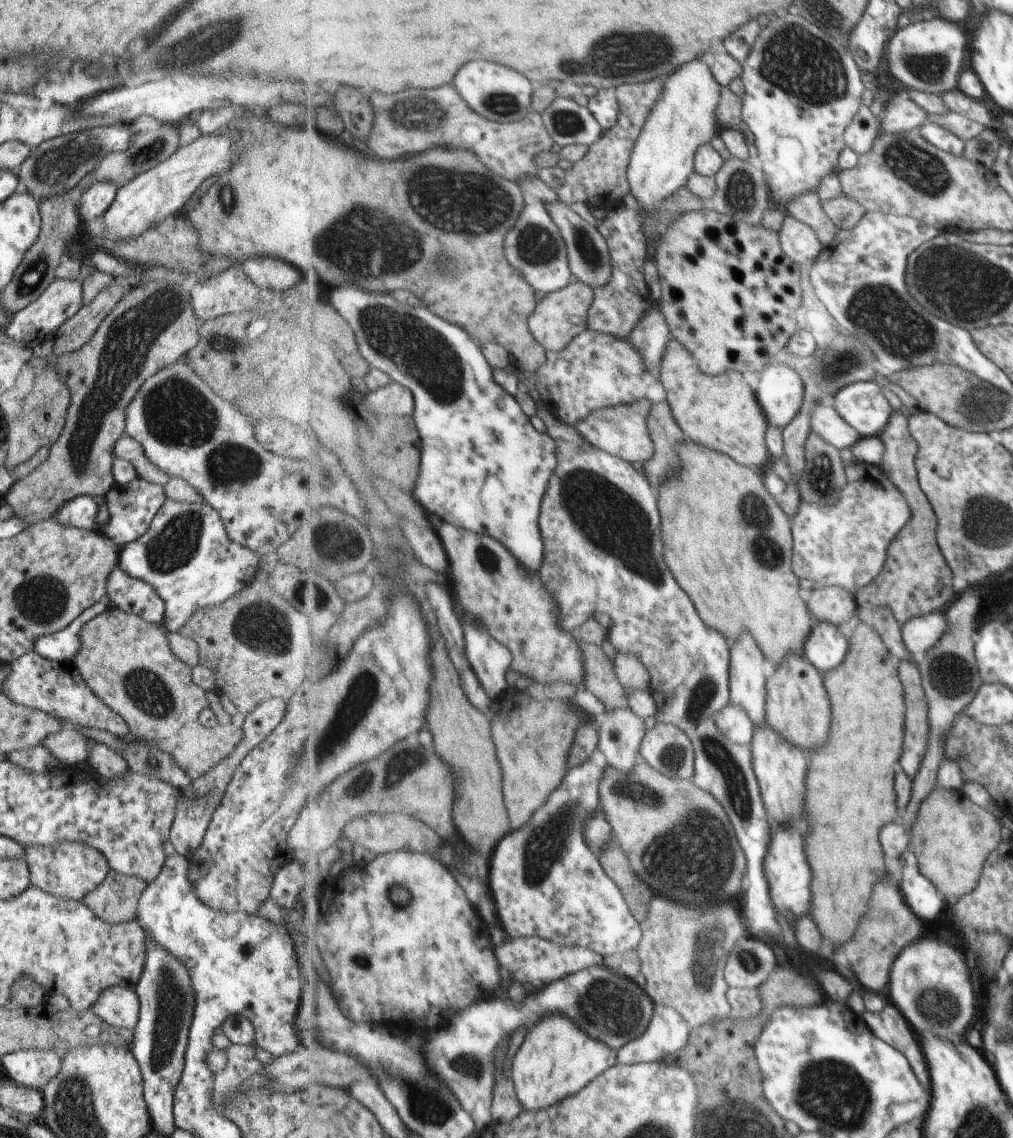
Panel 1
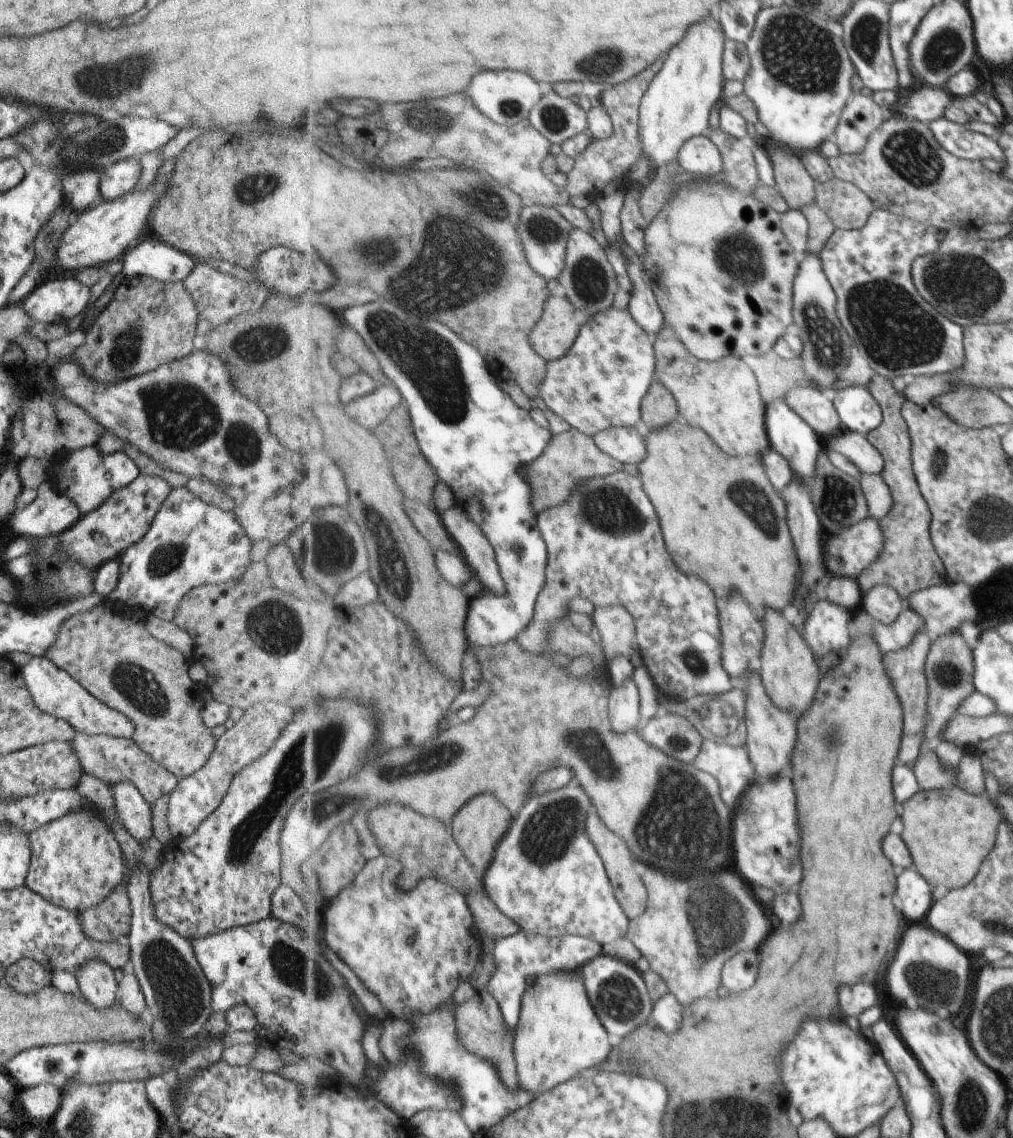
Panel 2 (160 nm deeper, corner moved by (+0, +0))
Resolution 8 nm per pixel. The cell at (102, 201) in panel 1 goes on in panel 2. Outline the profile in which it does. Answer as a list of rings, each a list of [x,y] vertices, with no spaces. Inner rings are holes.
[[[125,158],[99,174],[99,201],[109,201],[130,192],[139,180],[140,164],[135,158]]]

